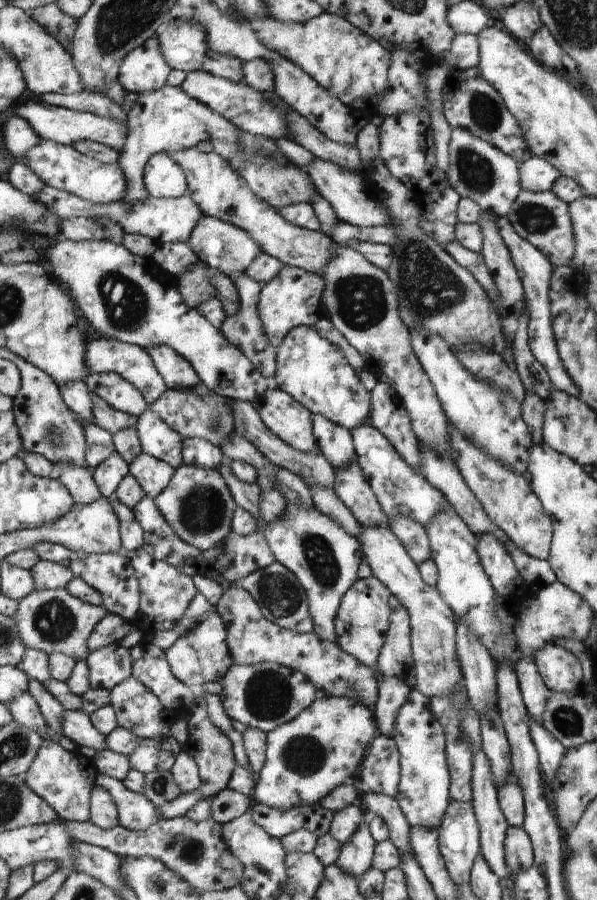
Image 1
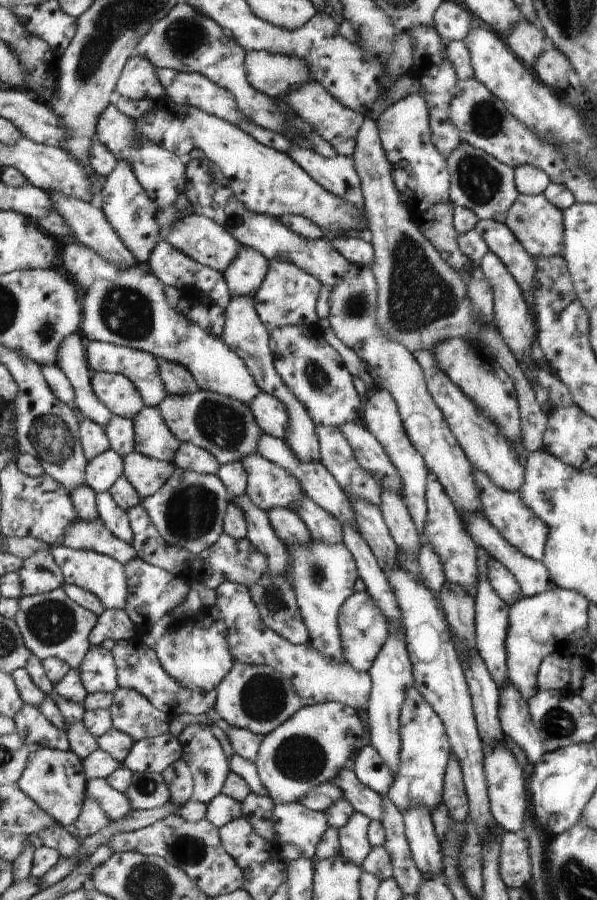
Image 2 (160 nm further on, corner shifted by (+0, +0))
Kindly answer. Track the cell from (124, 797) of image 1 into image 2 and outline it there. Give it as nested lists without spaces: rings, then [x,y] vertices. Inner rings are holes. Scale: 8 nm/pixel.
[[[92,779],[87,781],[87,784],[86,799],[98,802],[110,821],[120,820],[127,816],[131,809],[128,797],[124,793],[114,790],[107,779]]]

